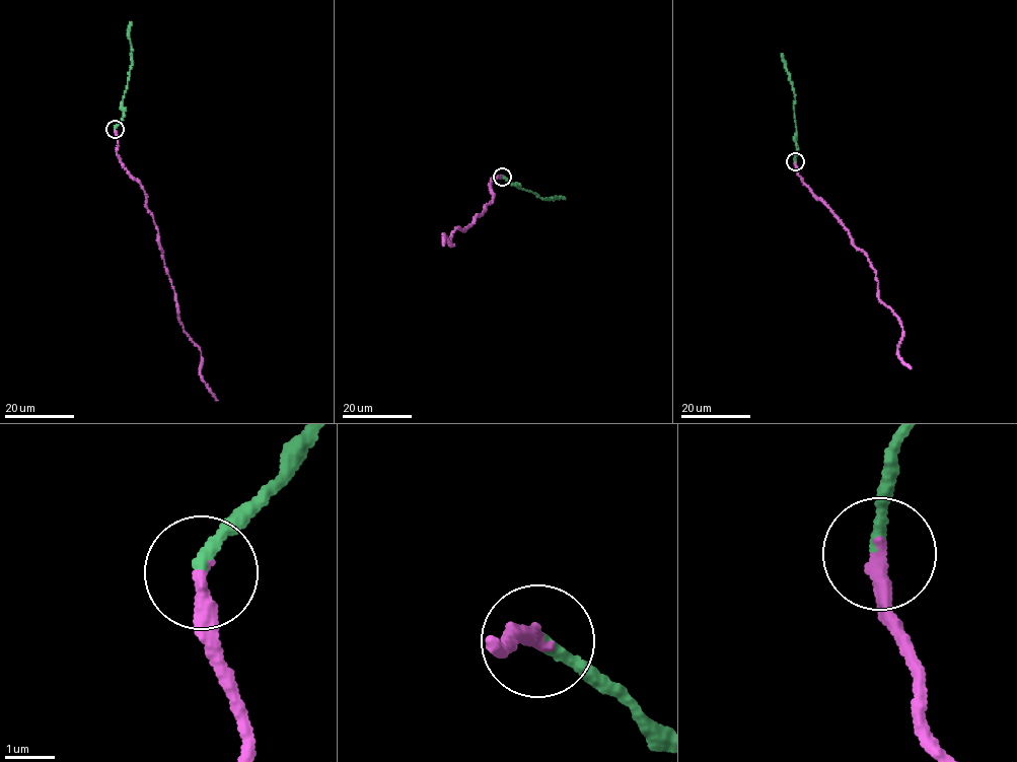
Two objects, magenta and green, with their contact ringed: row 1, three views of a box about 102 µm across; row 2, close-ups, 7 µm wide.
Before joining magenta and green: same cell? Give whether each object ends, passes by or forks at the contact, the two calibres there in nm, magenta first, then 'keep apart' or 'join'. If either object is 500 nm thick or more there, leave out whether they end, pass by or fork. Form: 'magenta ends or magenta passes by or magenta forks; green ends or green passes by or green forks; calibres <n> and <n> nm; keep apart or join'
magenta ends; green ends; calibres 320 and 240 nm; join

